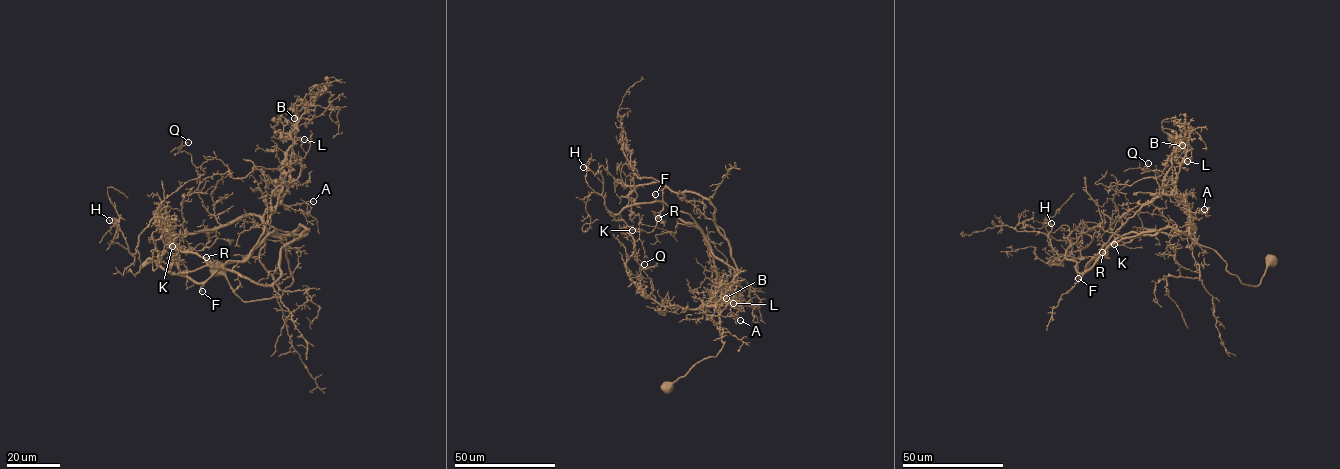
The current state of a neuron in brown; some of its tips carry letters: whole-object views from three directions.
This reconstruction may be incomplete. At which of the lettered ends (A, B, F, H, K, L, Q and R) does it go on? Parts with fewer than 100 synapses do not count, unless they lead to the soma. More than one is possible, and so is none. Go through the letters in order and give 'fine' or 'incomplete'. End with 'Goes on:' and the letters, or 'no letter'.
A: fine
B: fine
F: incomplete
H: fine
K: fine
L: fine
Q: fine
R: fine
Goes on: F

